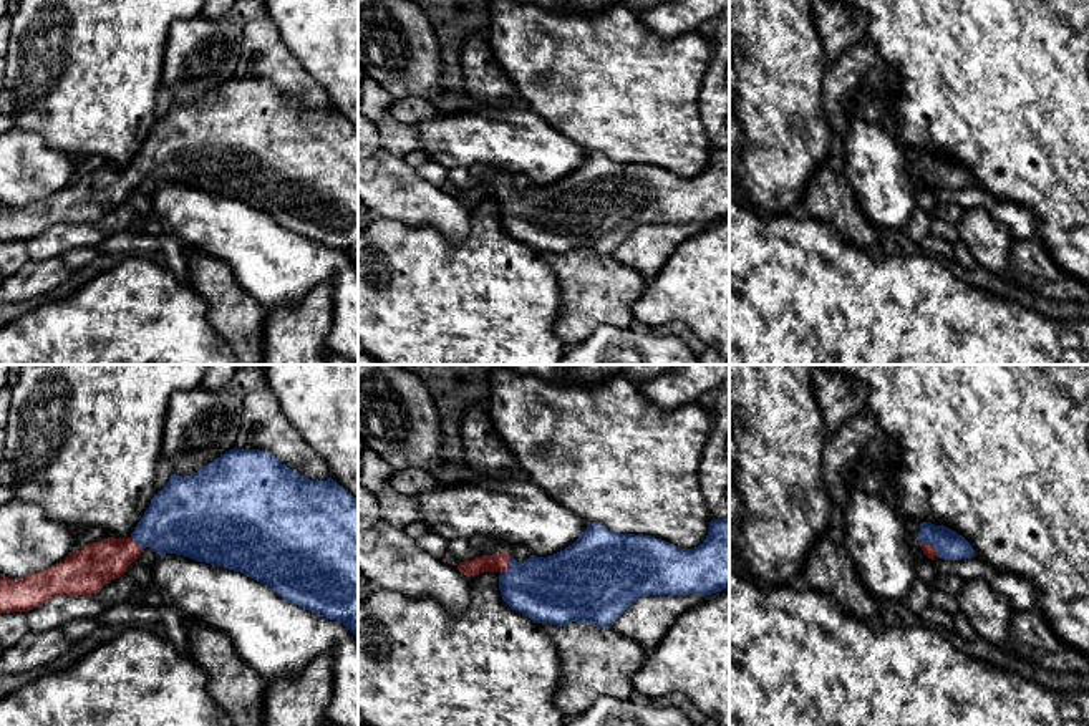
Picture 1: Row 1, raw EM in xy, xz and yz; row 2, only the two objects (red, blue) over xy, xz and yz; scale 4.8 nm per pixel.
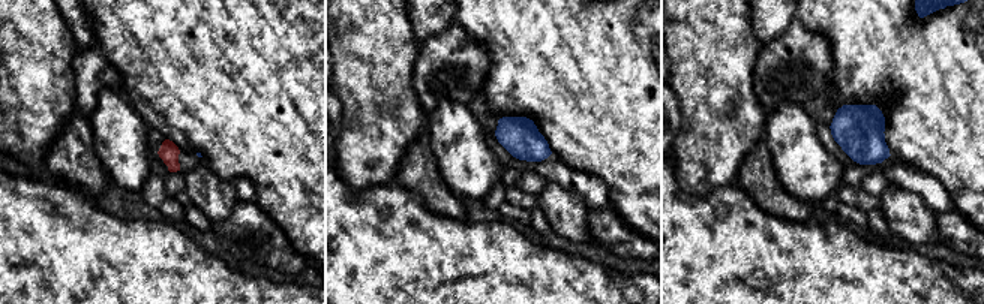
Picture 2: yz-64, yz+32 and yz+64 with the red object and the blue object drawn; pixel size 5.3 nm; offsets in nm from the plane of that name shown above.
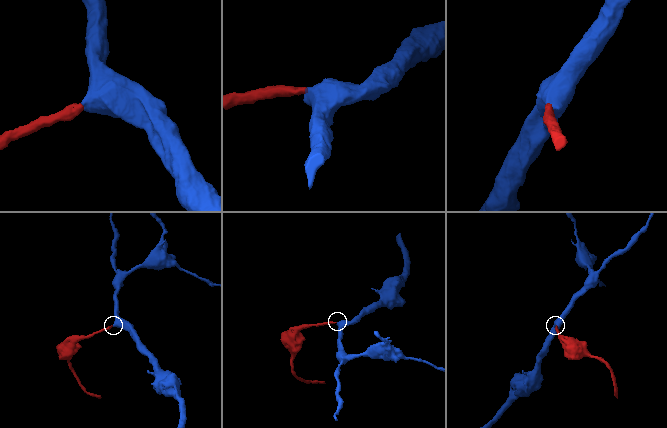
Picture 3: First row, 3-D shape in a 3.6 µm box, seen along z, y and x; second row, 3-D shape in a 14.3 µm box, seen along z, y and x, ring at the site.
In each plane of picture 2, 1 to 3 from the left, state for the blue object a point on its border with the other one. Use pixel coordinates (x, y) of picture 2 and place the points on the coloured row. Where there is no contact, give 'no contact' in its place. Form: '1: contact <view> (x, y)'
1: no contact
2: no contact
3: no contact

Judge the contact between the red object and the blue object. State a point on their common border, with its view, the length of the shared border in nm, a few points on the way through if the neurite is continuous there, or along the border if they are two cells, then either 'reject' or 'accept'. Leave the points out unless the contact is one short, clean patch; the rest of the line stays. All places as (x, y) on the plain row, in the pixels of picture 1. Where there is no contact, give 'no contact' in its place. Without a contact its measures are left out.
contact yz (930, 174); length 120 nm; way yz (929, 179), (930, 174), (950, 174); accept

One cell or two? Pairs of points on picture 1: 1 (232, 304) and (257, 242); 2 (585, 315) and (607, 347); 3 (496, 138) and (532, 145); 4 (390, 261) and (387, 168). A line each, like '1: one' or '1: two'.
1: two
2: two
3: one
4: two

